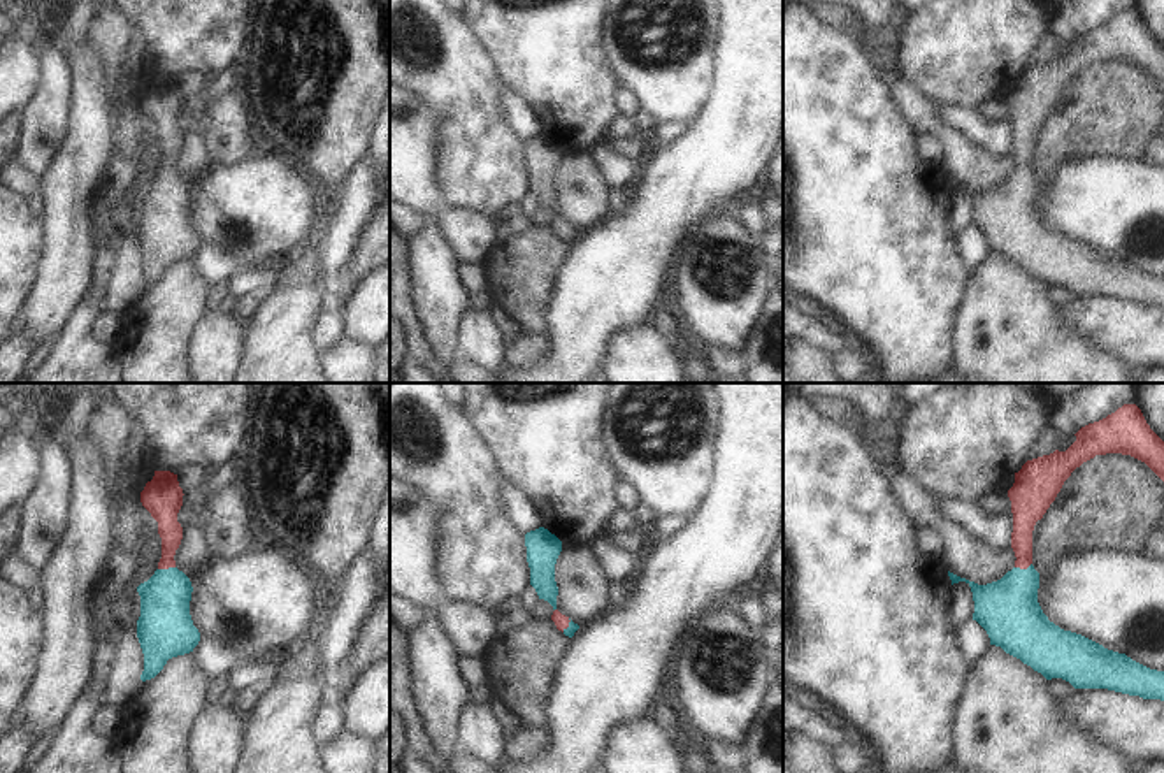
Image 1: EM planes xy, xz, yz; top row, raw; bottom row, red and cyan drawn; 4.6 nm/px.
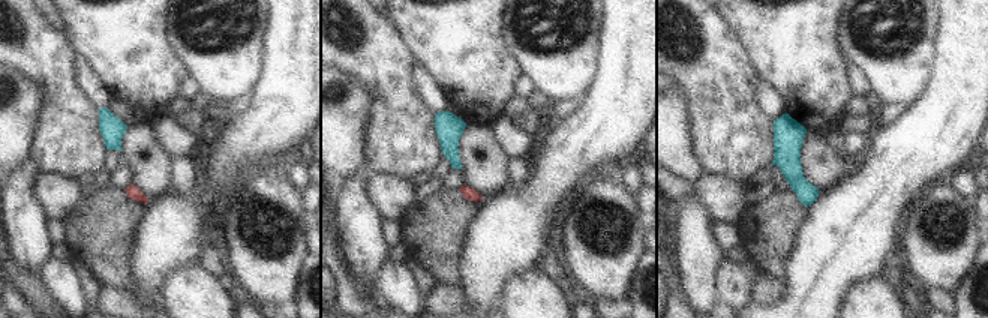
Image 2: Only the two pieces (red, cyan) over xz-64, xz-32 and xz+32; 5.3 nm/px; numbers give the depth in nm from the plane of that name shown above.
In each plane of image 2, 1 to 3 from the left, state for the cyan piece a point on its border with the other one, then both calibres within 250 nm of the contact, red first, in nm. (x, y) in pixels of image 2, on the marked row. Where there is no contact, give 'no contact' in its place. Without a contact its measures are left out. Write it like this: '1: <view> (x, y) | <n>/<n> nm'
1: no contact
2: no contact
3: no contact

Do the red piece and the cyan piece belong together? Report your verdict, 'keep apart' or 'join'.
join

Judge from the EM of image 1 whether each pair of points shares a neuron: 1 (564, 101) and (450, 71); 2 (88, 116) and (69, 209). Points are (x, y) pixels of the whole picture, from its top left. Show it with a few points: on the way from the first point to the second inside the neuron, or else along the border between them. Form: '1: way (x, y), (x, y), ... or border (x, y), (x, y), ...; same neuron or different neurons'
1: border (483, 46), (494, 62), (501, 85); different neurons
2: way (88, 139), (69, 187); same neuron

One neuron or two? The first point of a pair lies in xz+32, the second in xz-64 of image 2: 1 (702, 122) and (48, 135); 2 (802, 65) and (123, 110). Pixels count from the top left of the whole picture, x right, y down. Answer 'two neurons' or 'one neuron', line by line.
1: one neuron
2: two neurons

